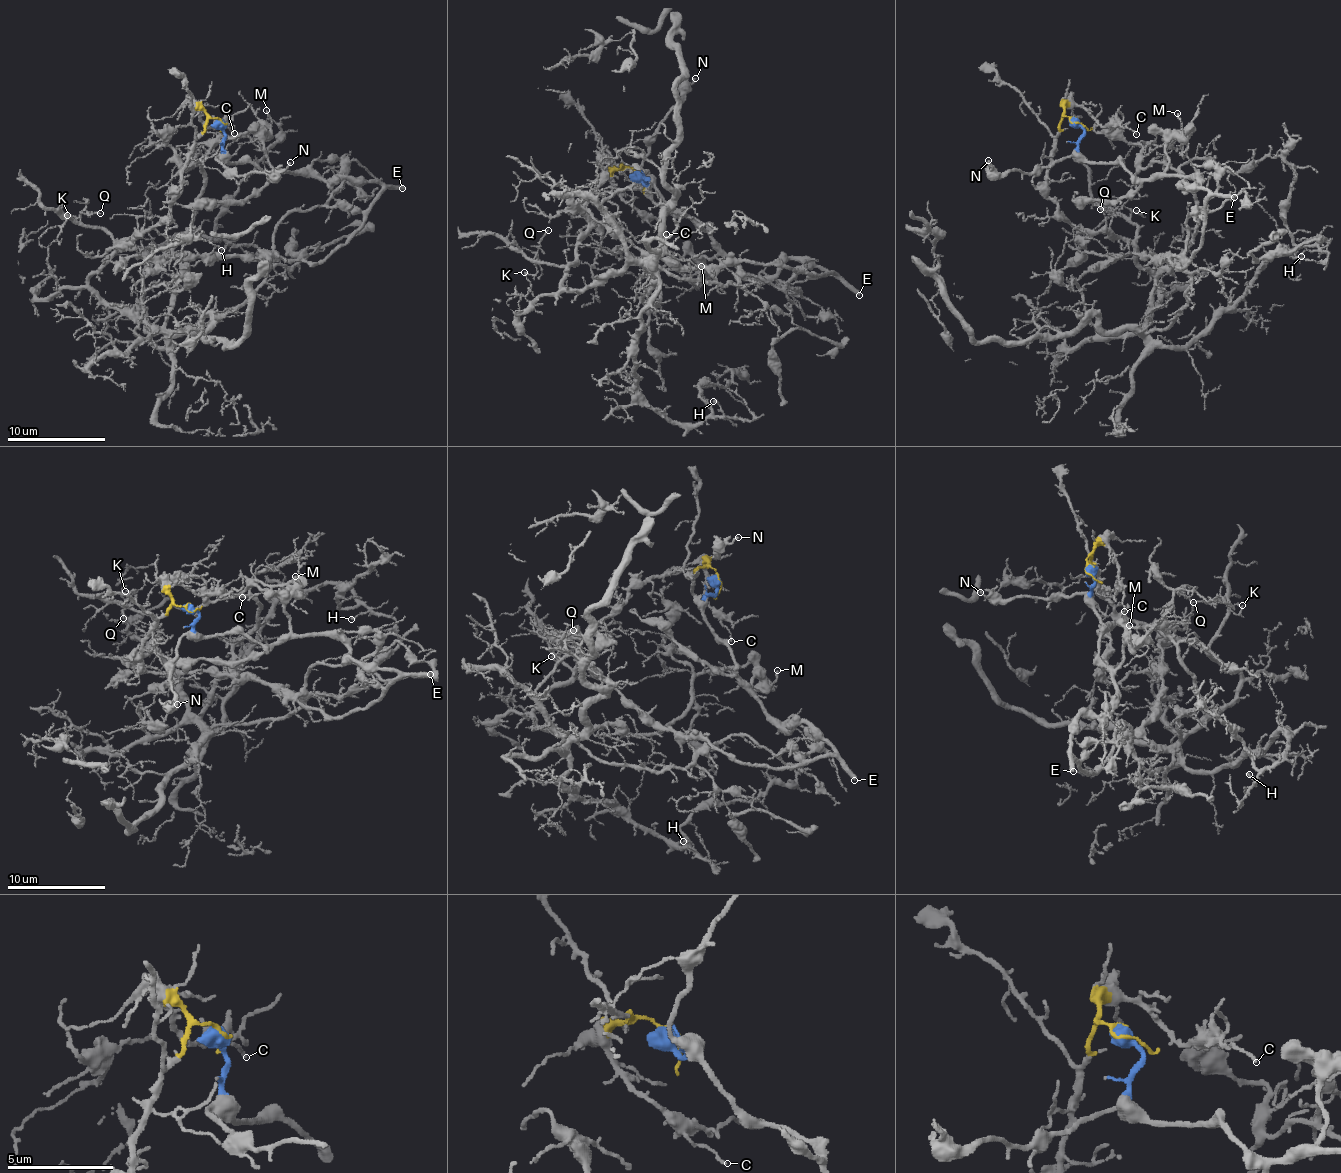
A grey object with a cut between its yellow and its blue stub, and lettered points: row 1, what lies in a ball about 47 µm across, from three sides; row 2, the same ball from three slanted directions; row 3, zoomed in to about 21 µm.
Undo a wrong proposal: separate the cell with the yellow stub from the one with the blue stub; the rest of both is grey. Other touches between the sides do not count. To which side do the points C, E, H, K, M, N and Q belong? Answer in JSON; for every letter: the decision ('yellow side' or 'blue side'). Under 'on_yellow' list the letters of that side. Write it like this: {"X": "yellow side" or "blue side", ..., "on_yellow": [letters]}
{"C": "yellow side", "E": "blue side", "H": "yellow side", "K": "yellow side", "M": "blue side", "N": "blue side", "Q": "yellow side", "on_yellow": ["C", "H", "K", "Q"]}

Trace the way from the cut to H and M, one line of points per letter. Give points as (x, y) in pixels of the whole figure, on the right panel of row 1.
H: (1071, 121), (1046, 191), (1077, 229), (1127, 241), (1162, 344), (1300, 256)
M: (1074, 121), (1084, 131), (1079, 150), (1090, 161), (1149, 179), (1163, 172), (1168, 142), (1182, 132), (1176, 112)

